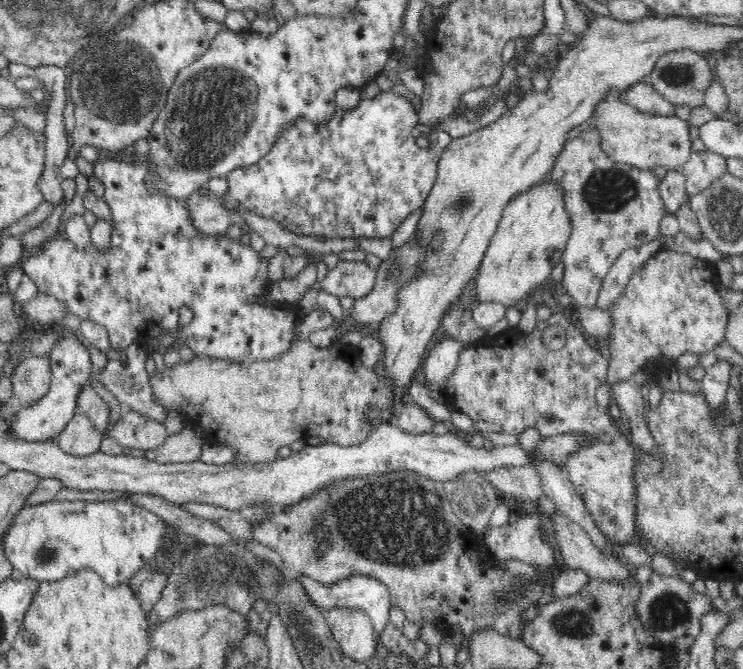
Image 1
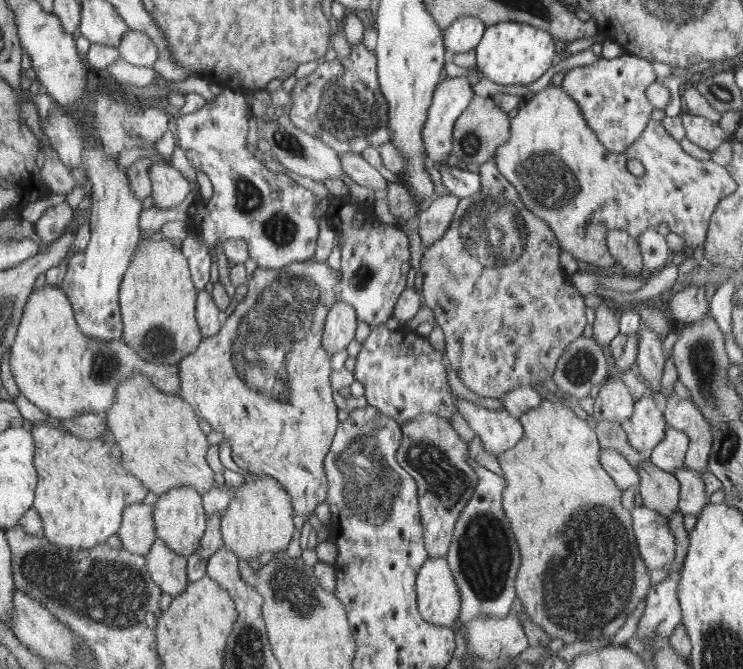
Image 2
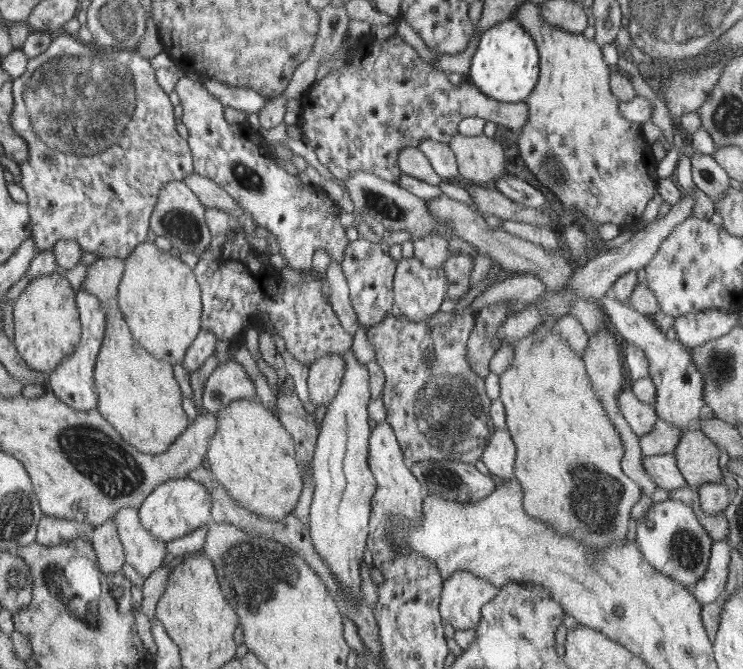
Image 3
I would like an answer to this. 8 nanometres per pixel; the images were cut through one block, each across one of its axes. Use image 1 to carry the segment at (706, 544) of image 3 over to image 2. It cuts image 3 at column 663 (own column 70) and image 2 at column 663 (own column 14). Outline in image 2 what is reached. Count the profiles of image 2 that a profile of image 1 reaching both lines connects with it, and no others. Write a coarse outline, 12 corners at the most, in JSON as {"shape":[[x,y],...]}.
{"shape":[[630,510],[646,569],[668,568],[676,548],[666,518]]}

